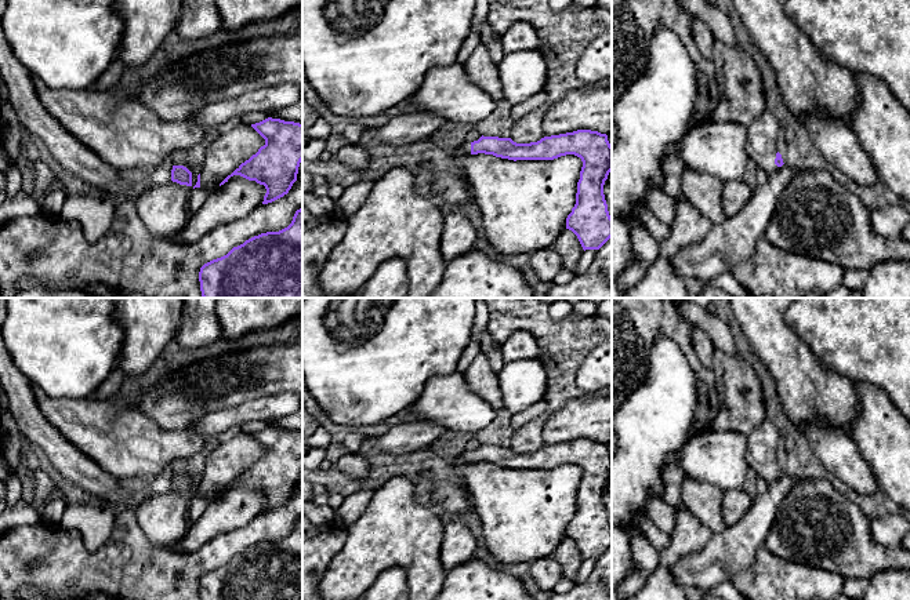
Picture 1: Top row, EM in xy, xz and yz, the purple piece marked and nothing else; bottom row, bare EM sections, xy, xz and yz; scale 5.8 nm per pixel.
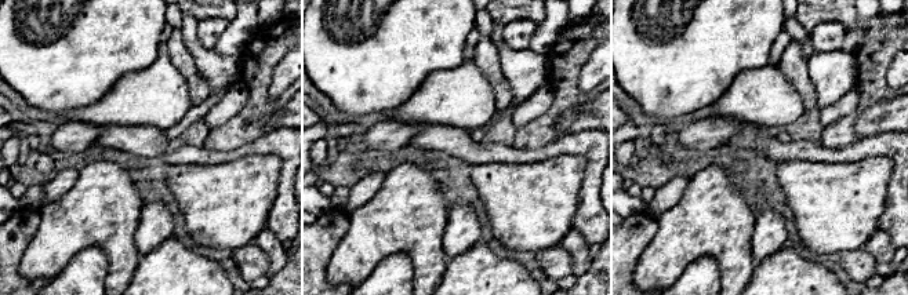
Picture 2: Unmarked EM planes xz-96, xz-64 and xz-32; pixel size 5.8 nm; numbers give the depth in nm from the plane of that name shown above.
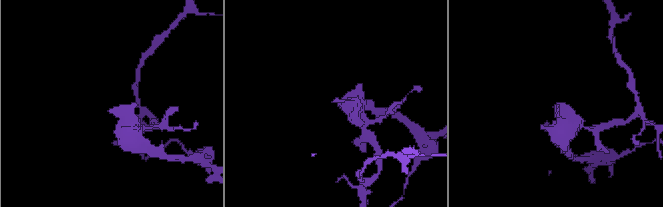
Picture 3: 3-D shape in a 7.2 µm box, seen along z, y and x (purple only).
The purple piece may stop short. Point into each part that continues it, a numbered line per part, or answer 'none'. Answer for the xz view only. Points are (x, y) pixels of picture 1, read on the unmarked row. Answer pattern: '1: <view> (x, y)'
1: xz (460, 455)

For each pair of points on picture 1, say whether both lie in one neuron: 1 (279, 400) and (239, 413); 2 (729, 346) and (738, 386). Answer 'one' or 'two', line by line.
1: one
2: two

